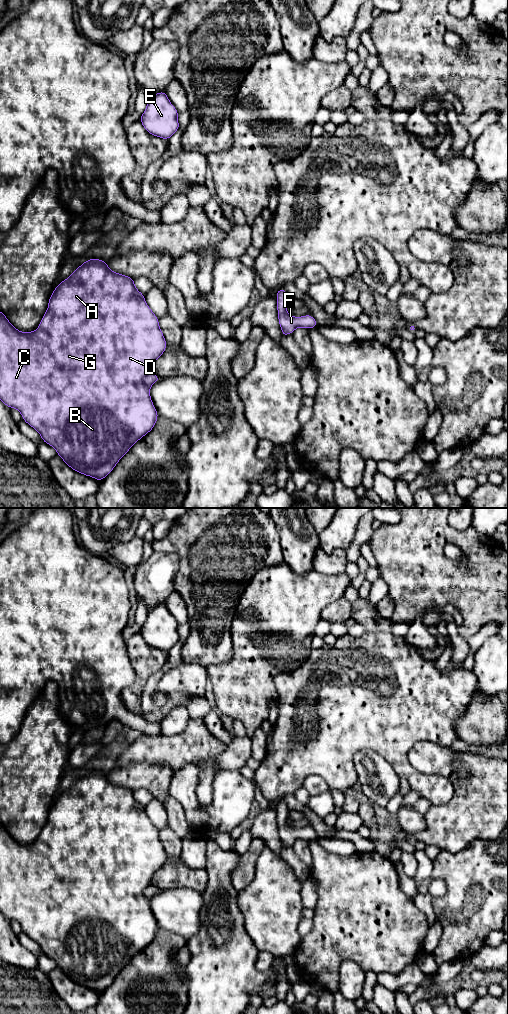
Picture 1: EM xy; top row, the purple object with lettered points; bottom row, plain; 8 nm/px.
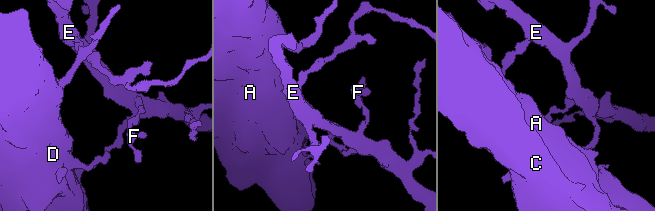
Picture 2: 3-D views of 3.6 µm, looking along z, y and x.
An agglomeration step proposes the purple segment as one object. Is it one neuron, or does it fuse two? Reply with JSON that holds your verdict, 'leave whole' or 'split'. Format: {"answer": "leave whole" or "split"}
{"answer": "leave whole"}

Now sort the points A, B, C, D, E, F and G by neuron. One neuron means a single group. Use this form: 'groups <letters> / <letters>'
groups A B C D E F G

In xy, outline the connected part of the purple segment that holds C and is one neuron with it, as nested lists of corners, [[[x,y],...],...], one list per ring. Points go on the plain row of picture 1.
[[[93,770],[86,772],[52,804],[48,820],[39,840],[32,844],[21,844],[0,823],[0,912],[8,919],[17,921],[28,937],[34,940],[42,953],[55,960],[57,967],[74,983],[101,993],[107,989],[119,972],[142,949],[155,938],[158,924],[150,909],[150,899],[161,890],[151,884],[153,875],[165,864],[167,855],[160,841],[157,828],[149,820],[144,806],[134,796],[134,790],[113,784],[107,774]]]

